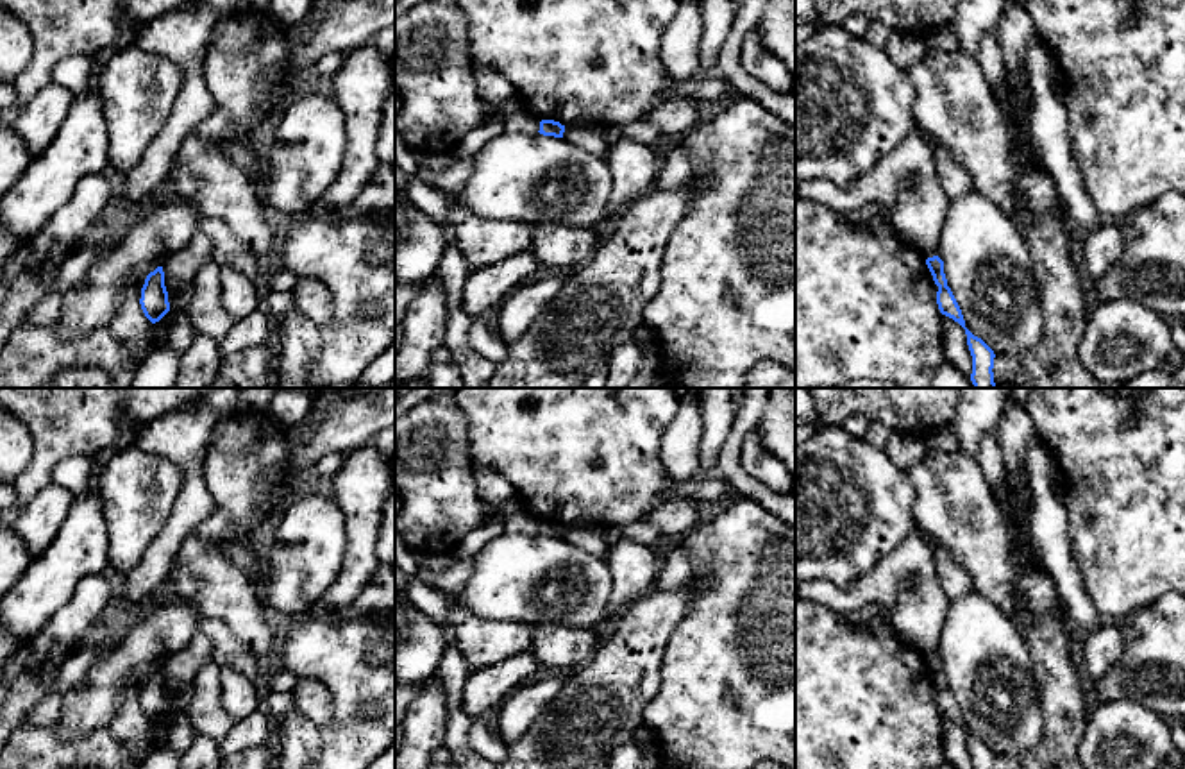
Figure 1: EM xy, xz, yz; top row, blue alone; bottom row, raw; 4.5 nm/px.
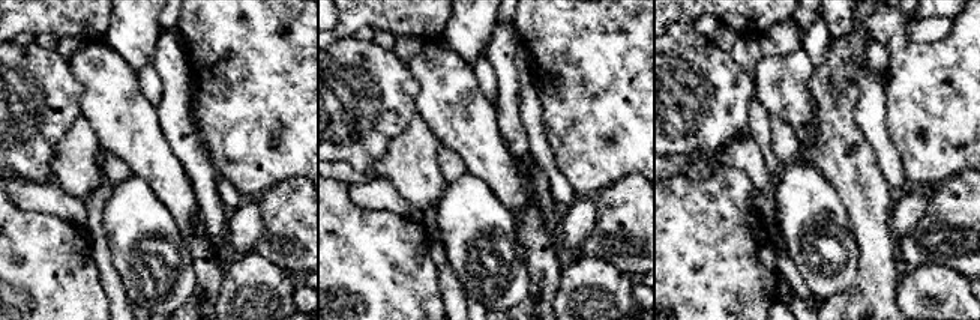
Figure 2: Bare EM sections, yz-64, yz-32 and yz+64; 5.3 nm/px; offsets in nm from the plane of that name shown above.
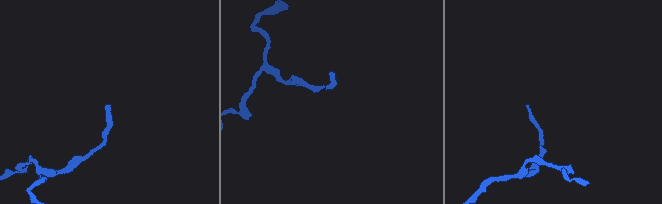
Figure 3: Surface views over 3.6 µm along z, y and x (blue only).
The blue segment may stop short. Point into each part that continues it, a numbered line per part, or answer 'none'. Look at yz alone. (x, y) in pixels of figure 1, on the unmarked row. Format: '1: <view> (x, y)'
1: yz (905, 582)

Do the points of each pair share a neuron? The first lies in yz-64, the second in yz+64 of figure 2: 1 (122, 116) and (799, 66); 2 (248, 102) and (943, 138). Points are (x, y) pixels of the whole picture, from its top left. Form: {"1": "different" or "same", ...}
{"1": "same", "2": "same"}

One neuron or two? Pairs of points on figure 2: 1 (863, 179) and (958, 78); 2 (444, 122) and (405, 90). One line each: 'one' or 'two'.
1: two
2: two

